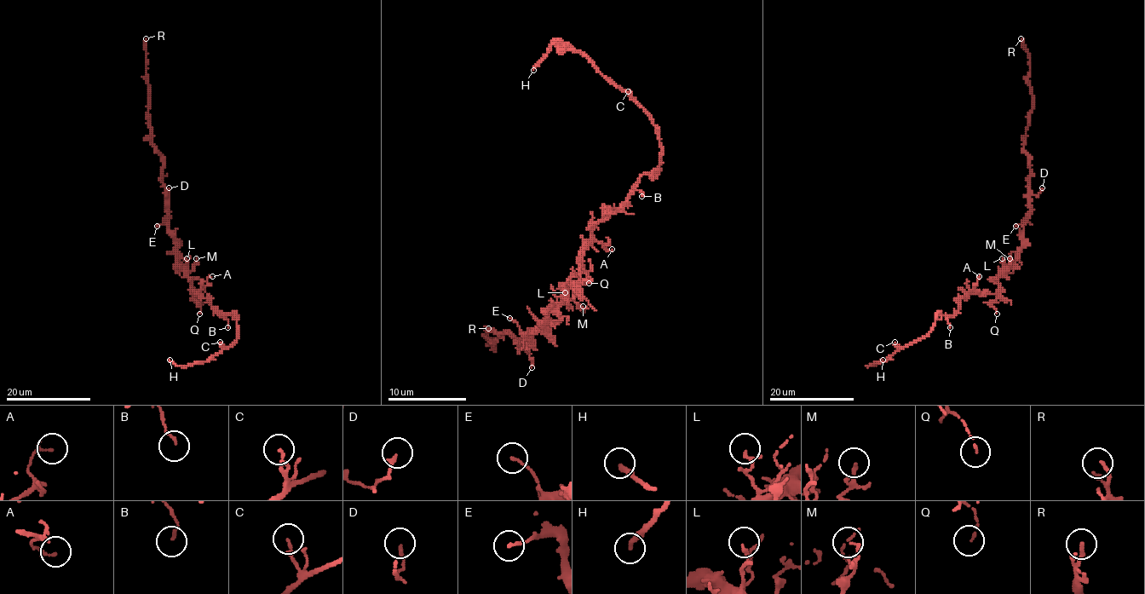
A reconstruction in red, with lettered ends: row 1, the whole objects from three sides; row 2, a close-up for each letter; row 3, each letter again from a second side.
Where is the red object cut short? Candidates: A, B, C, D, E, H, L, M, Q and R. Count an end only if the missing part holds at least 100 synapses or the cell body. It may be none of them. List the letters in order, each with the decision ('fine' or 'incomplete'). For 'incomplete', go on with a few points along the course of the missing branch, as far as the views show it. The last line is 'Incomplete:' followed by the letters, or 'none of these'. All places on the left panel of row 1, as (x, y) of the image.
A: fine
B: fine
C: fine
D: fine
E: fine
H: incomplete
L: fine
M: fine
Q: fine
R: fine
Incomplete: H

